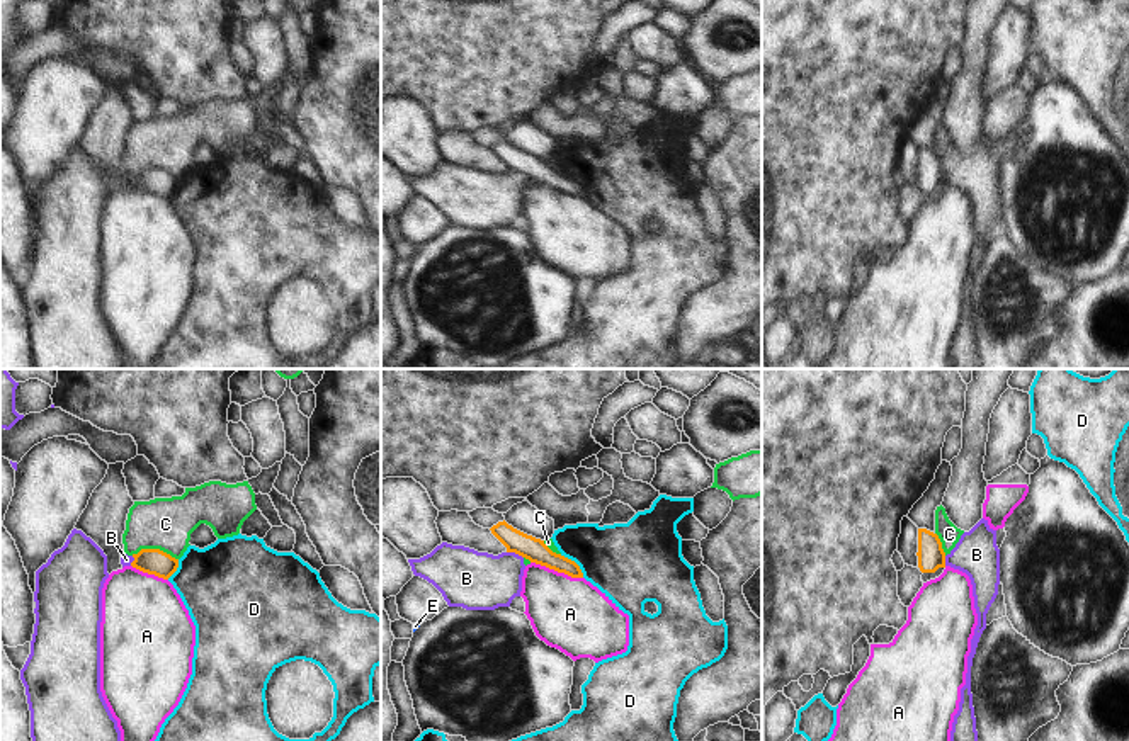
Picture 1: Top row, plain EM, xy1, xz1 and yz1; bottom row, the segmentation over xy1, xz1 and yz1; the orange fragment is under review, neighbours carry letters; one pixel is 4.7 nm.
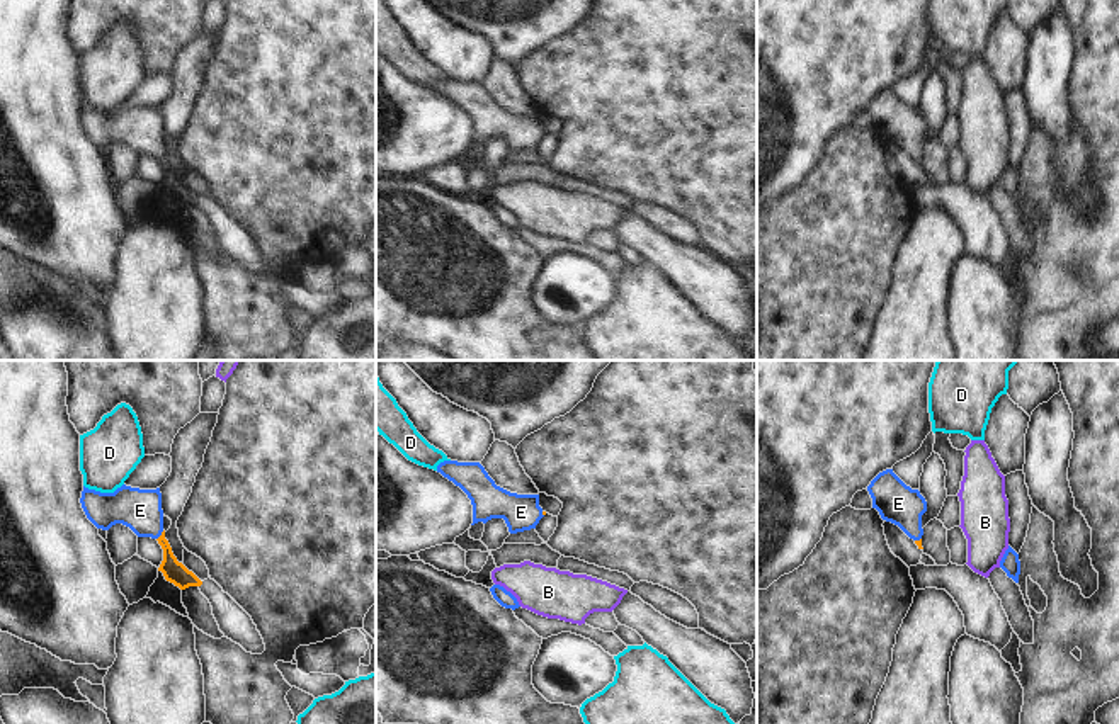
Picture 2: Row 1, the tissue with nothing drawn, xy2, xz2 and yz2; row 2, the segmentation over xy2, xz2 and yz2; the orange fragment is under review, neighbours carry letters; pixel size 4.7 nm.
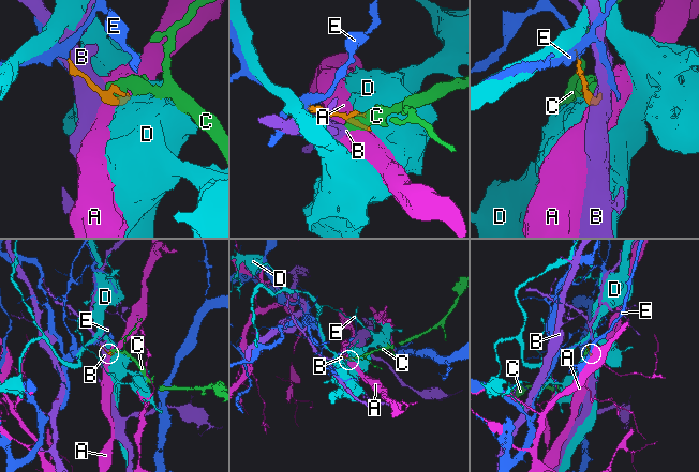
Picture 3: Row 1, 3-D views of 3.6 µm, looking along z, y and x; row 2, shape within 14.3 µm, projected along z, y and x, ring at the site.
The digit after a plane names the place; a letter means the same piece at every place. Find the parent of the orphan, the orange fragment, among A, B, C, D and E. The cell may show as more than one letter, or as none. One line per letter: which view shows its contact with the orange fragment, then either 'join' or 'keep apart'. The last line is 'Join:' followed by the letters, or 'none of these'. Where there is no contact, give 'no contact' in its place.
A: meets orange in xz1; keep apart
B: meets orange in xz1; keep apart
C: meets orange in xy1; keep apart
D: meets orange in xz1; keep apart
E: meets orange in xy2; join
Join: E

